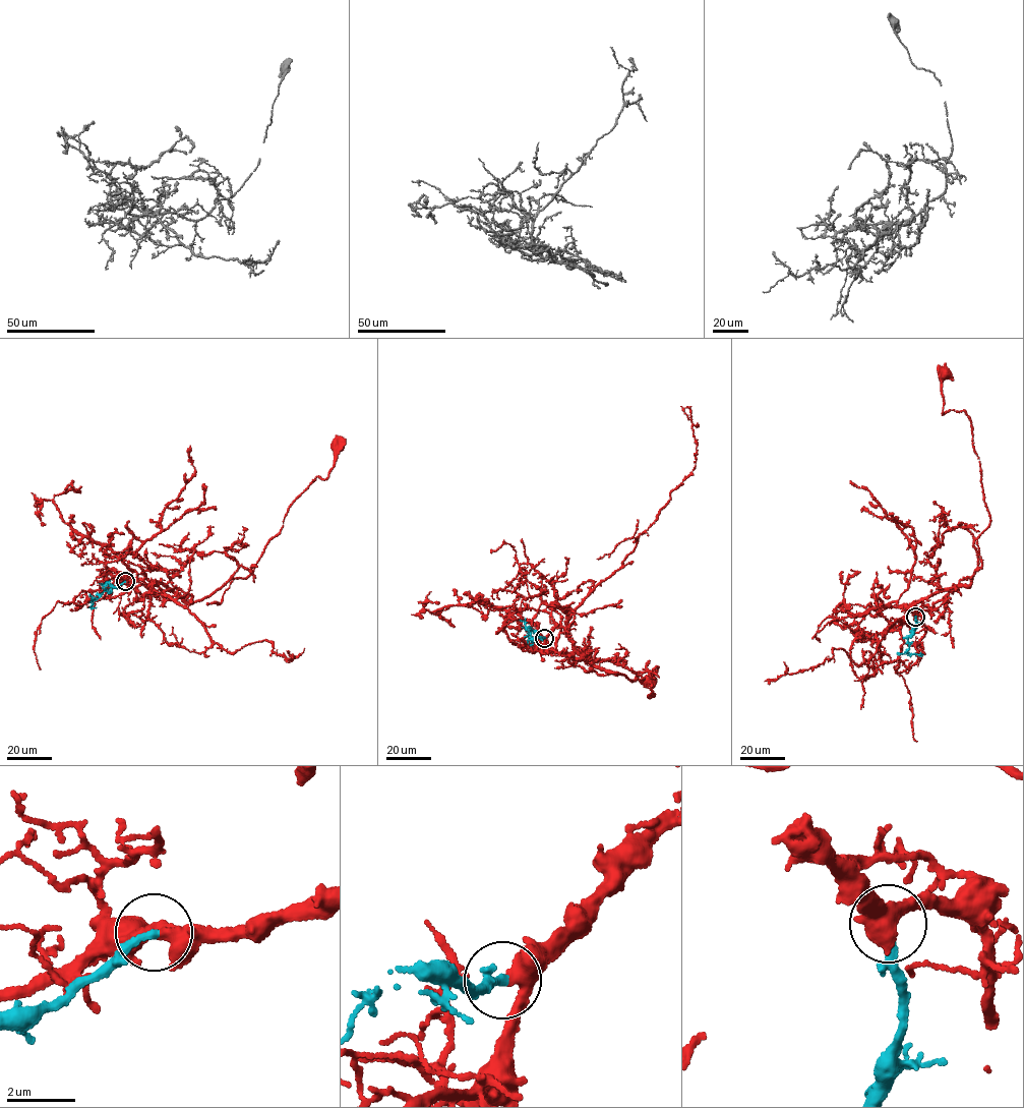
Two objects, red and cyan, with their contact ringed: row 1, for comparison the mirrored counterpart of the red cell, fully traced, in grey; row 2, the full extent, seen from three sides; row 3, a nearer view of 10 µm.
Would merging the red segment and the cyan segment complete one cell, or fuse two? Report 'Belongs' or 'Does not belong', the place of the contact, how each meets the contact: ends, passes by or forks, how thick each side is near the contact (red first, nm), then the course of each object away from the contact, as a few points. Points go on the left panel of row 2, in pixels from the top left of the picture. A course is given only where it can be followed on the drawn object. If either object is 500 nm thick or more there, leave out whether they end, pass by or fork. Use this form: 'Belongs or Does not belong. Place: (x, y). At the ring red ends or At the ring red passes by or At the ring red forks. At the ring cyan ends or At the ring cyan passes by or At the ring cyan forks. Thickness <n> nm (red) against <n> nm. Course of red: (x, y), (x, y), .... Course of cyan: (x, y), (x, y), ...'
Belongs. Place: (125, 581). At the ring red passes by. At the ring cyan ends. Thickness 400 nm (red) against 240 nm. Course of red: (125, 581), (160, 582), (193, 602), (245, 579), (292, 503), (318, 475), (327, 476), (338, 445). Course of cyan: (125, 581), (92, 601), (92, 607), (96, 607)

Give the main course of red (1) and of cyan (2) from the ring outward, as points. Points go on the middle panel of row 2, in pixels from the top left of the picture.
1: (544, 637), (564, 628), (579, 652), (637, 678), (654, 694), (649, 698), (657, 666), (649, 680)
2: (544, 637), (527, 628), (530, 637), (536, 638)

